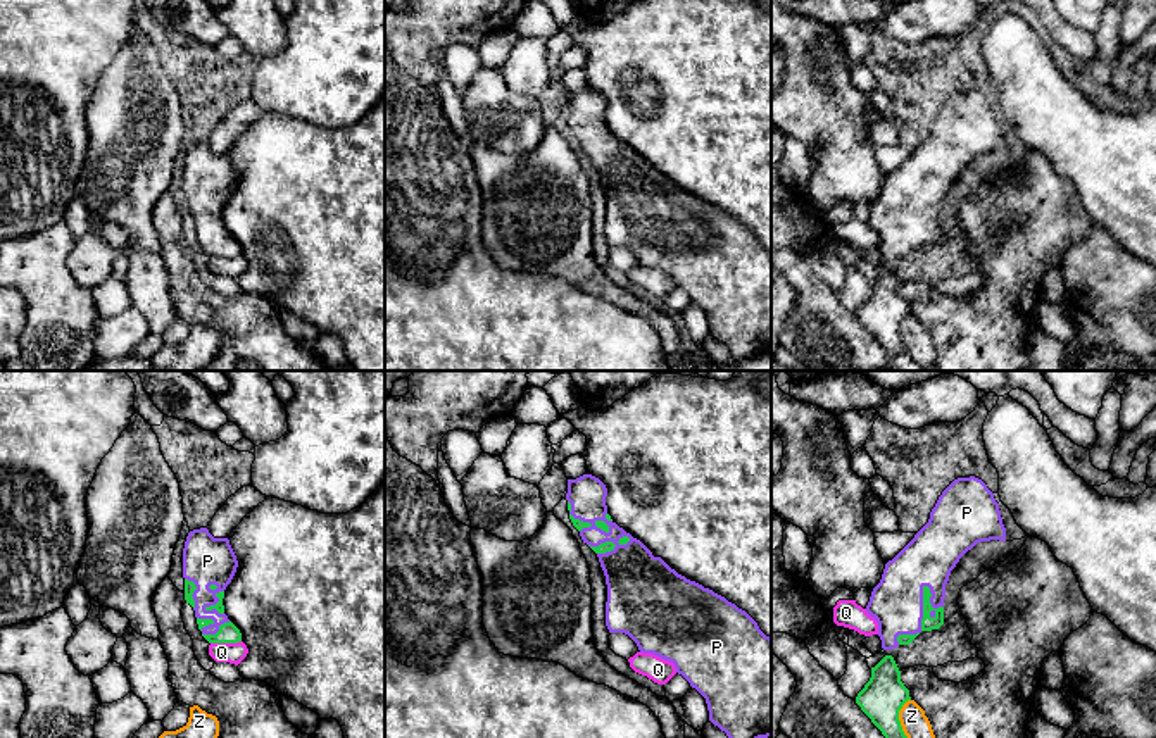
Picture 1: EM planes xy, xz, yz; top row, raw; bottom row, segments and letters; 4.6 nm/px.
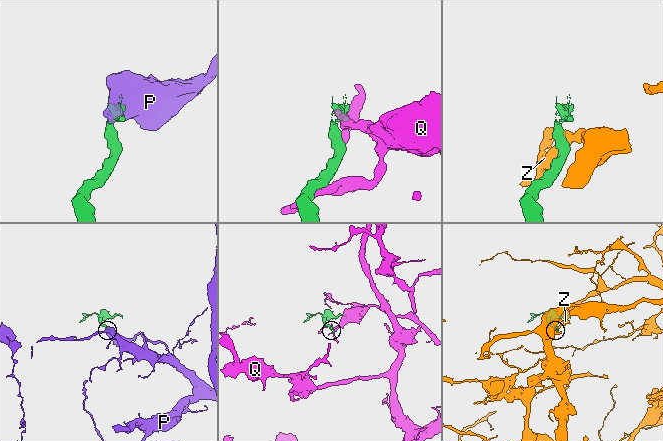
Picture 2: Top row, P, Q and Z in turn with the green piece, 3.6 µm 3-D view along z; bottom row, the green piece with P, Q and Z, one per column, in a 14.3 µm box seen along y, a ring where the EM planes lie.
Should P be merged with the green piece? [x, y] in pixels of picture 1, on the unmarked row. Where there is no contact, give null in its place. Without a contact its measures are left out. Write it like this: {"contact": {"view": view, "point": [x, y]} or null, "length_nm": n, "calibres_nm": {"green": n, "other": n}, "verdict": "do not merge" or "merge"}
{"contact": {"view": "yz", "point": [922, 237]}, "length_nm": 320, "calibres_nm": {"green": 70, "other": 240}, "verdict": "merge"}

